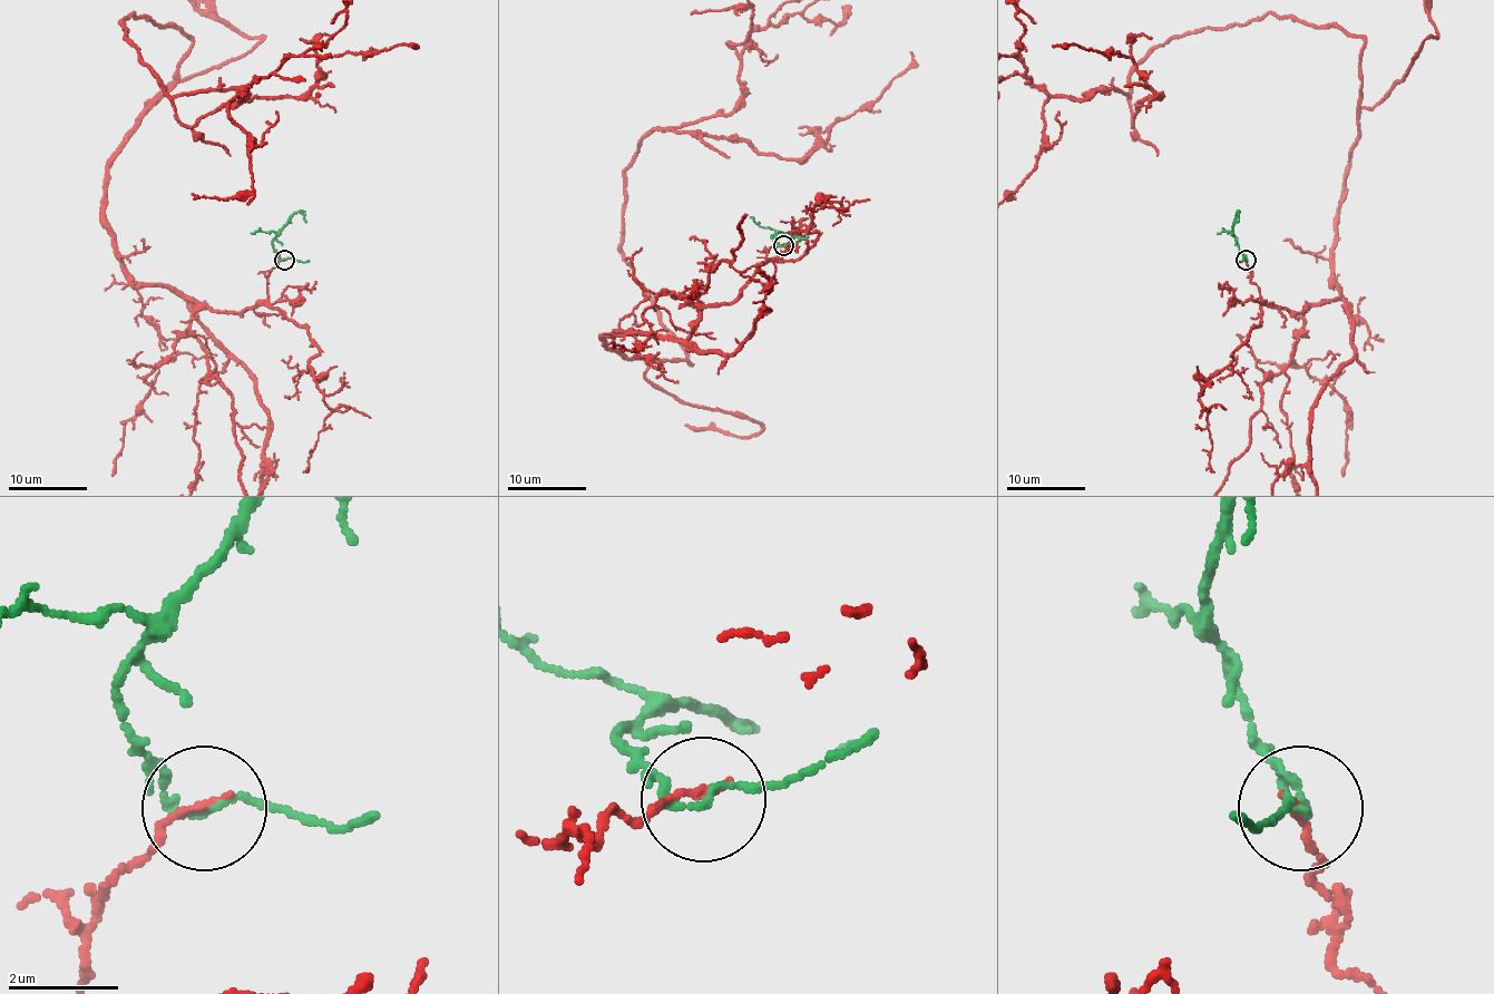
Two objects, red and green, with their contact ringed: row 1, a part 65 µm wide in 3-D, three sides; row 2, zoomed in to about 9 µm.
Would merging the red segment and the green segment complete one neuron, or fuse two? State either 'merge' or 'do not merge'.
merge

